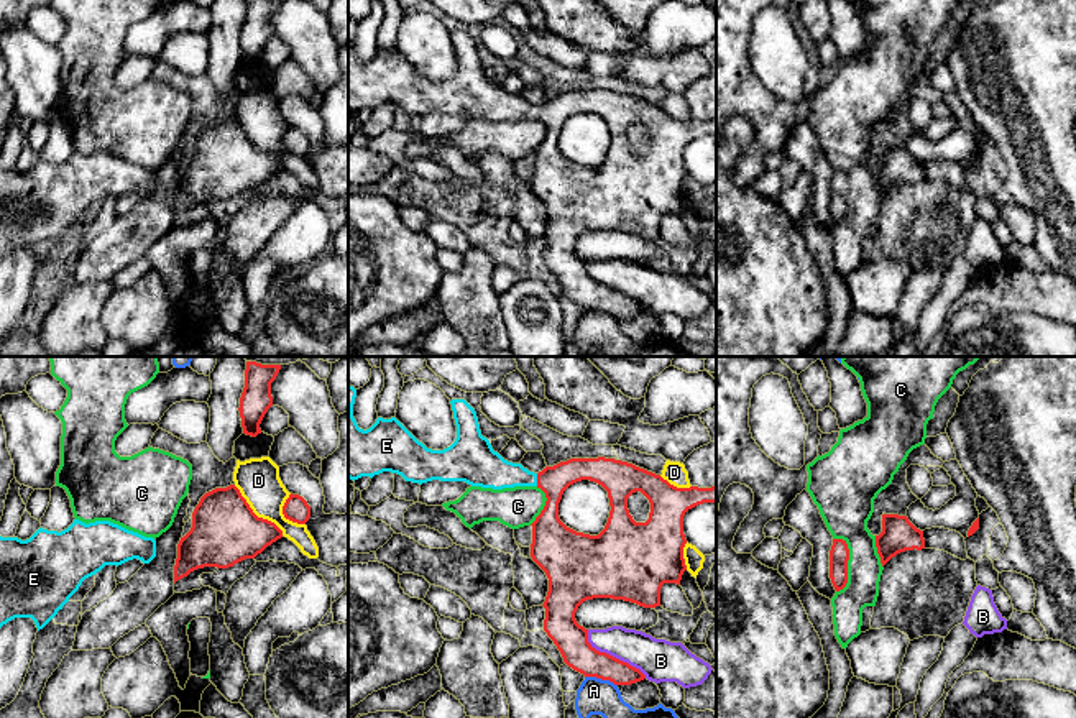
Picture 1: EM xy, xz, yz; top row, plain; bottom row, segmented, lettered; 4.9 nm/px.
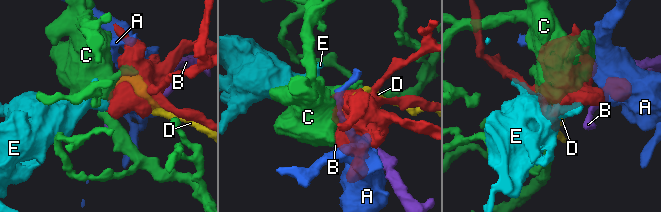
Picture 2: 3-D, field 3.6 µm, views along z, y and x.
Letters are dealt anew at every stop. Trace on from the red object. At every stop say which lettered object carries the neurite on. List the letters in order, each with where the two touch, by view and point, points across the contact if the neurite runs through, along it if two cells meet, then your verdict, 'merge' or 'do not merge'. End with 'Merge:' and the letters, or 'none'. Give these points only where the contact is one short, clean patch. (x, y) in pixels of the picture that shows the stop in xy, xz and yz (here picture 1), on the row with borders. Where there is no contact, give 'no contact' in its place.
A: xz (602, 679) | do not merge
B: xz (611, 656) | along xz (587, 630), (587, 639), (597, 649), (626, 661), (646, 677) | do not merge
C: yz (846, 566) | along yz (841, 538), (848, 549), (848, 582), (836, 592) | do not merge
D: xy (255, 515) | do not merge
E: xz (538, 480) | across xz (547, 529), (551, 492), (538, 480), (496, 474), (488, 469) | merge
Merge: E

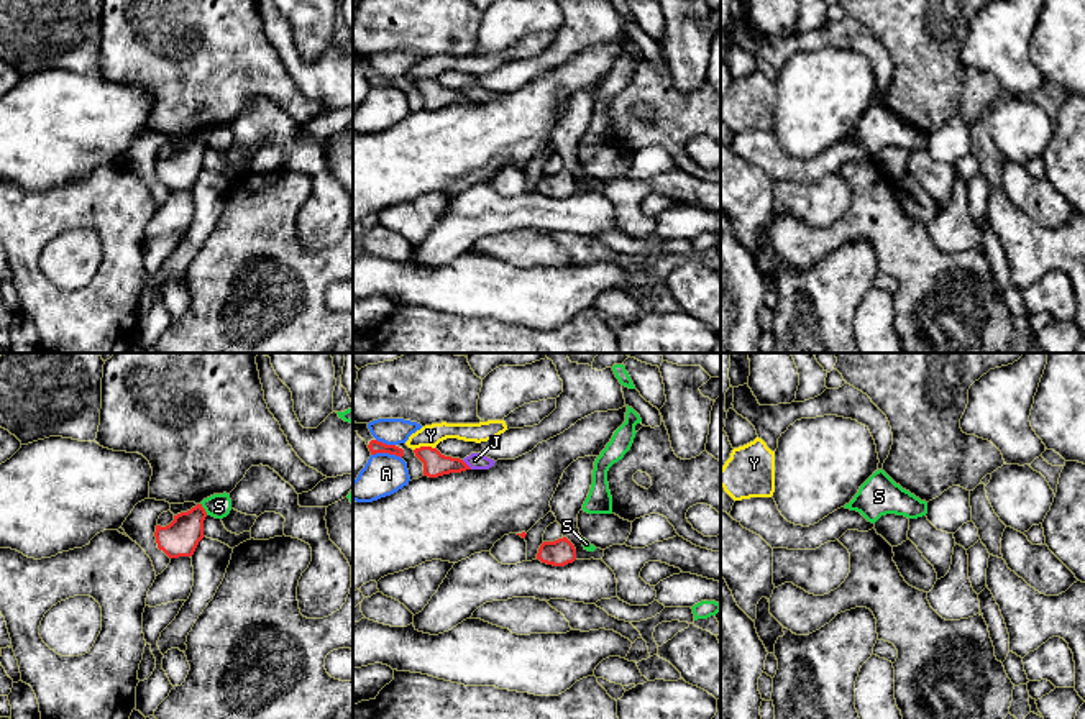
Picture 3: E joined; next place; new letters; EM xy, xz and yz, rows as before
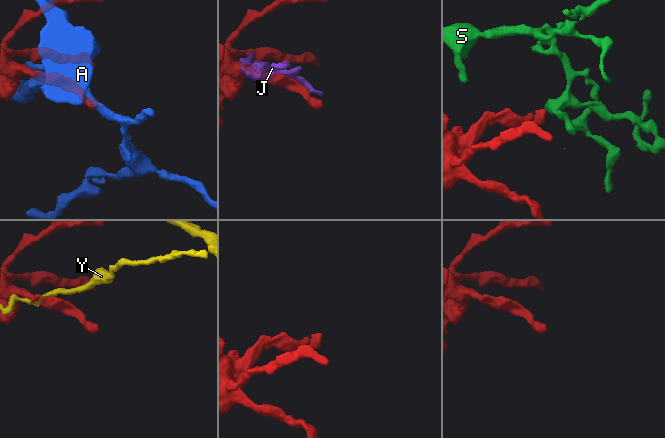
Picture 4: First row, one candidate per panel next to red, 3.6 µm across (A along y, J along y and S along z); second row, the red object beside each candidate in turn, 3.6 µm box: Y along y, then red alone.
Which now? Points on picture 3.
A: xz (386, 452) | do not merge
J: xz (465, 463) | do not merge
S: xy (204, 509) | along xy (201, 503), (207, 514) | do not merge
Y: xz (424, 447) | do not merge
Merge: none

